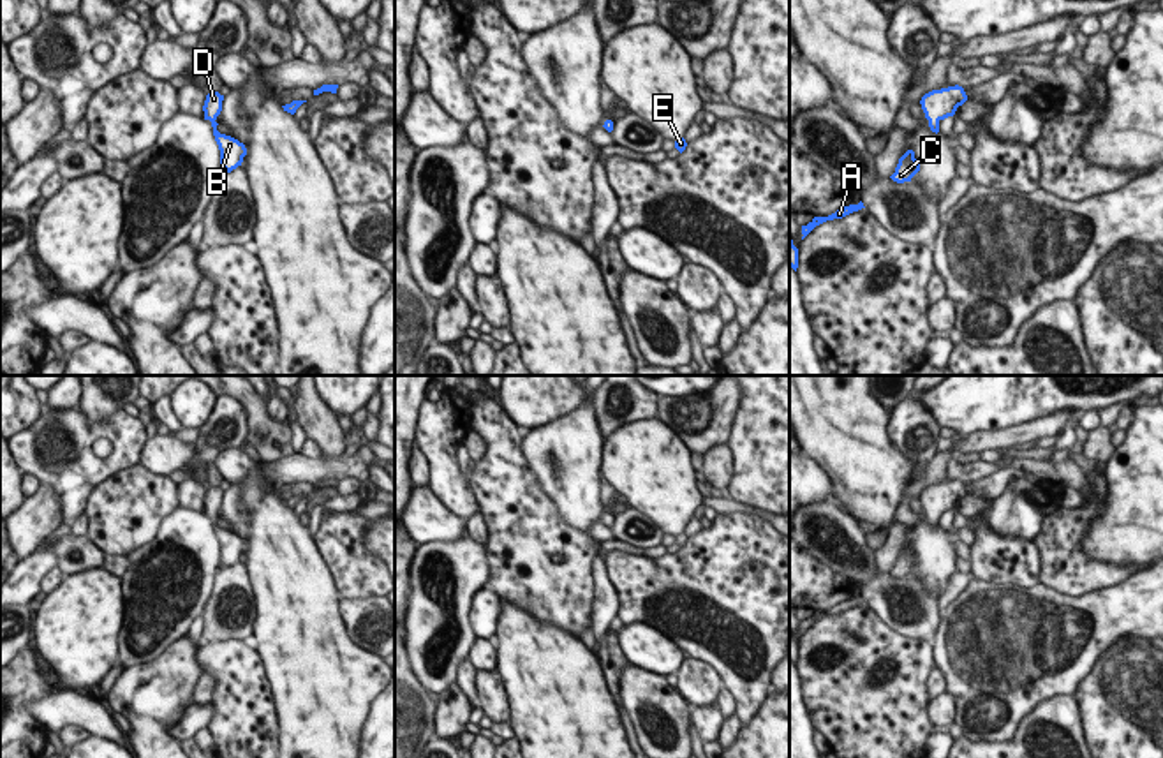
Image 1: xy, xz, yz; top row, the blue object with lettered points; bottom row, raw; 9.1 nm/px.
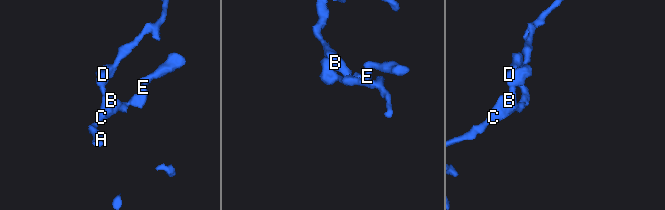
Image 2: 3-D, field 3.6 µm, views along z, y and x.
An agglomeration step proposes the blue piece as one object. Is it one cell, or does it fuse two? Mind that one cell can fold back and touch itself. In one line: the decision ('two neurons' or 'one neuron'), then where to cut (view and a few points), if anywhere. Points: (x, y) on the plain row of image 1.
one neuron; cut none

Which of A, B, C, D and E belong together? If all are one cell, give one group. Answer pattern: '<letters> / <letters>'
A B C D E

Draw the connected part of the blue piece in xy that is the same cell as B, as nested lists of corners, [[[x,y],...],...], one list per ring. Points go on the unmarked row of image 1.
[[[210,487],[206,490],[203,506],[204,506],[204,515],[210,515],[213,522],[213,531],[220,545],[220,562],[231,568],[233,564],[241,561],[243,552],[247,550],[247,543],[238,534],[220,529],[217,525],[219,518],[215,515],[222,506],[222,495],[224,495],[224,490],[220,490],[219,487]]]

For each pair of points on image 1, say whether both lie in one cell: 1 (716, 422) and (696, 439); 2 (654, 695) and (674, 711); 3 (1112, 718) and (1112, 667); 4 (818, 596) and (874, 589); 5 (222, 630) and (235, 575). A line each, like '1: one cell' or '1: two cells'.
1: one cell
2: one cell
3: one cell
4: two cells
5: one cell

